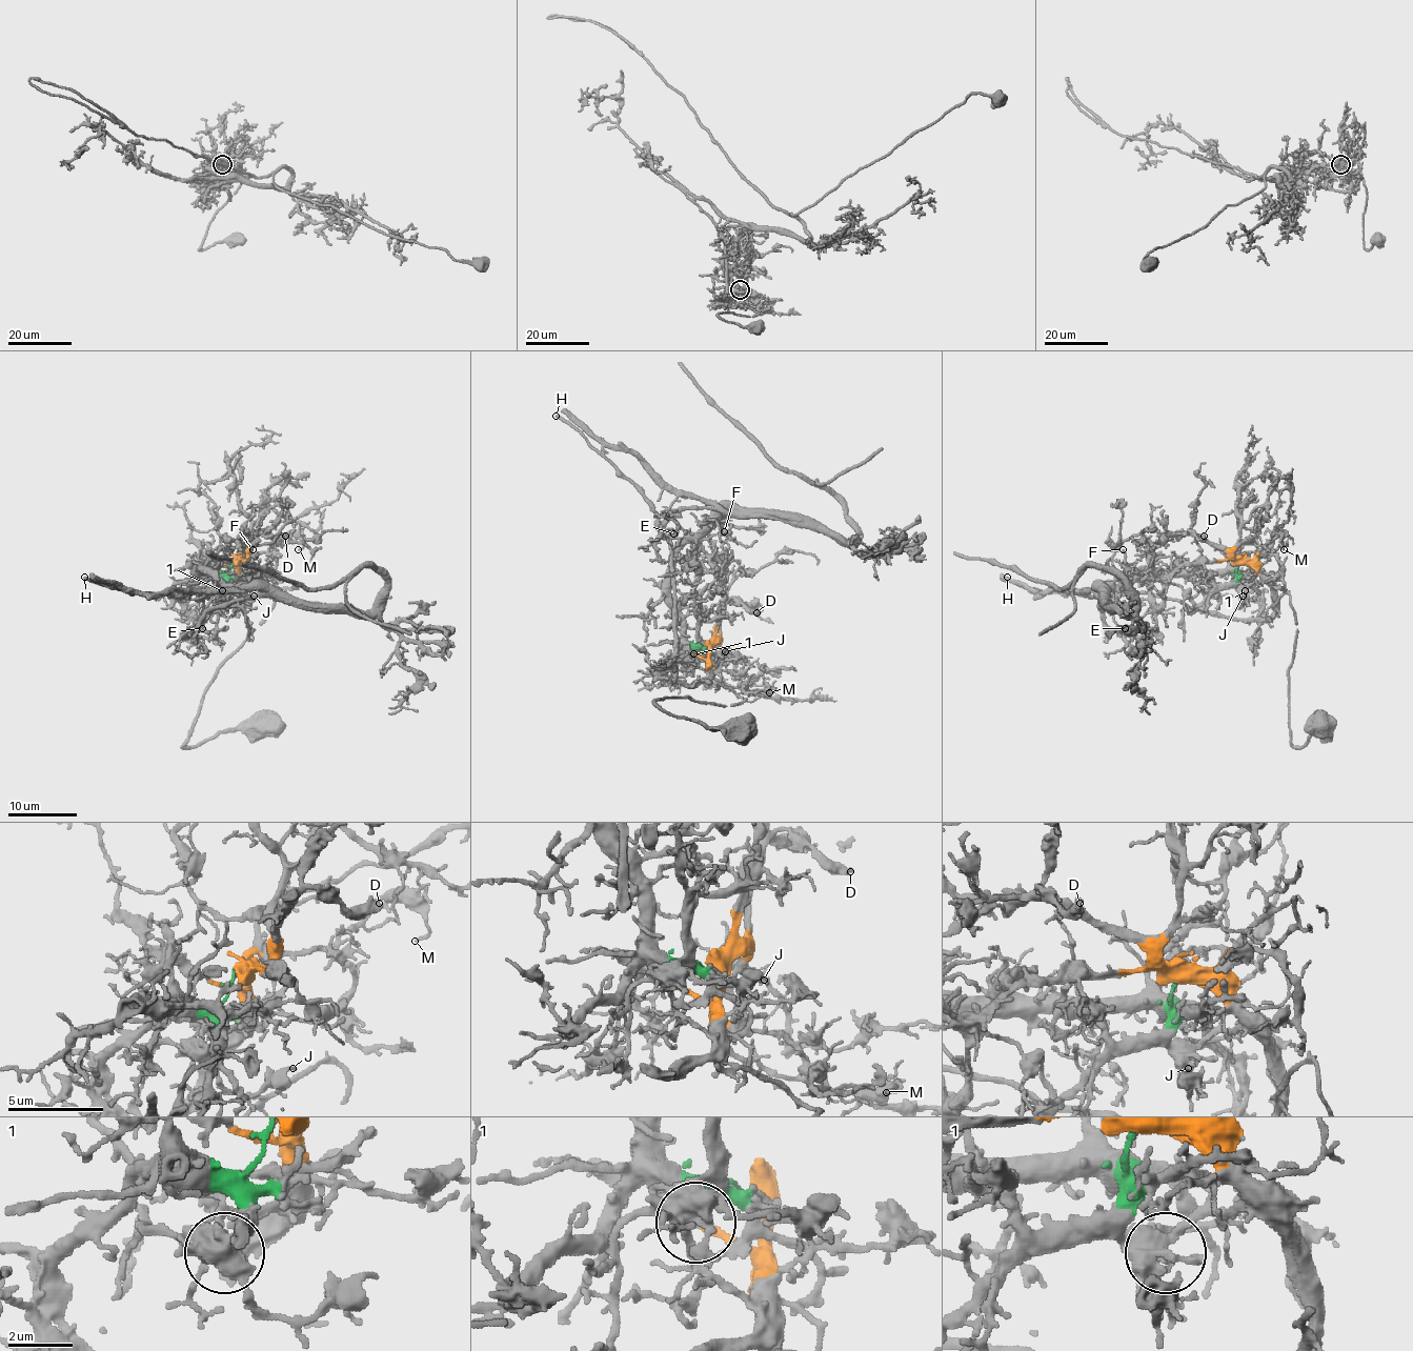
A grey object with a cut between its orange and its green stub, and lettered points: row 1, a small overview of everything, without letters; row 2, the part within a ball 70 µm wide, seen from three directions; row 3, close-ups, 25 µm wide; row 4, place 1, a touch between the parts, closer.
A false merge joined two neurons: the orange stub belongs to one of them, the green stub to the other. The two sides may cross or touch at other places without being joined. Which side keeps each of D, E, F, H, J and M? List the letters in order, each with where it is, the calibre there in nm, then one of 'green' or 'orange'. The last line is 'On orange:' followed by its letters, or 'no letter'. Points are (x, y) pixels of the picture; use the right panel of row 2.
D: place (1204, 536); calibre 440 nm; orange
E: place (1125, 628); calibre 130 nm; green
F: place (1123, 549); calibre 170 nm; green
H: place (1007, 577); calibre 220 nm; orange
J: place (1243, 596); calibre 400 nm; orange
M: place (1284, 549); calibre 150 nm; orange
On orange: D, H, J, M

